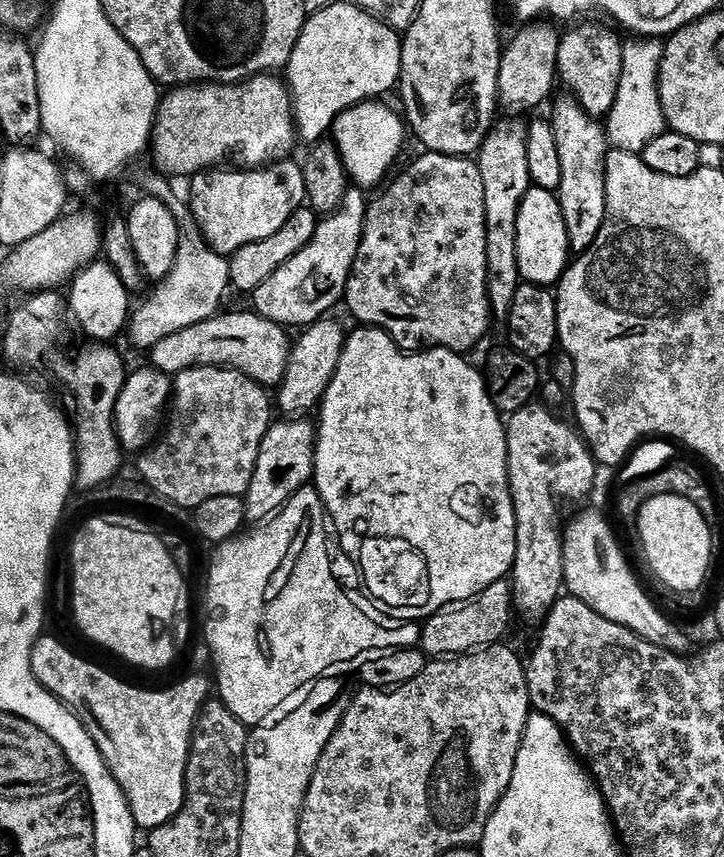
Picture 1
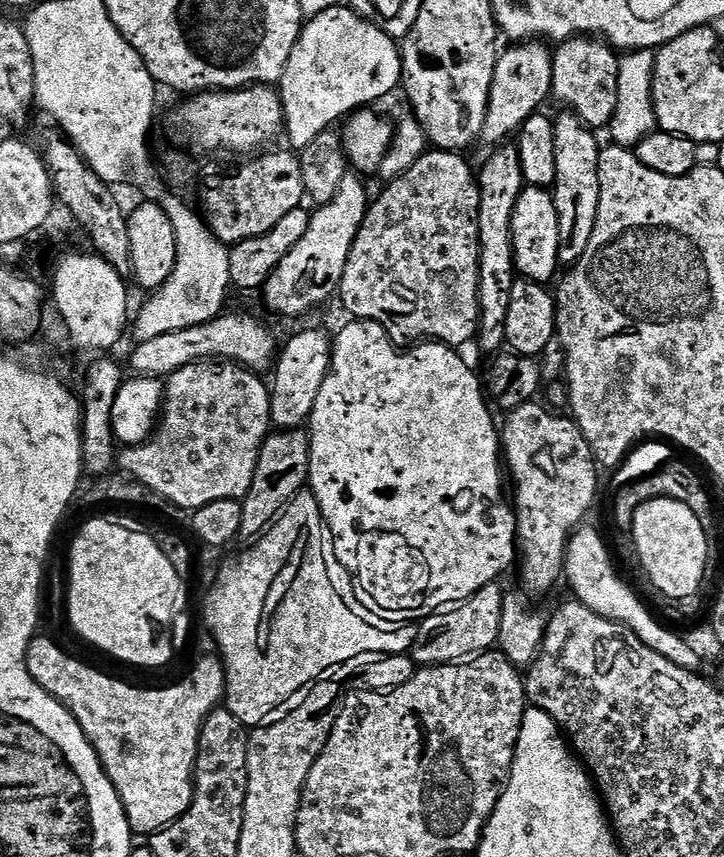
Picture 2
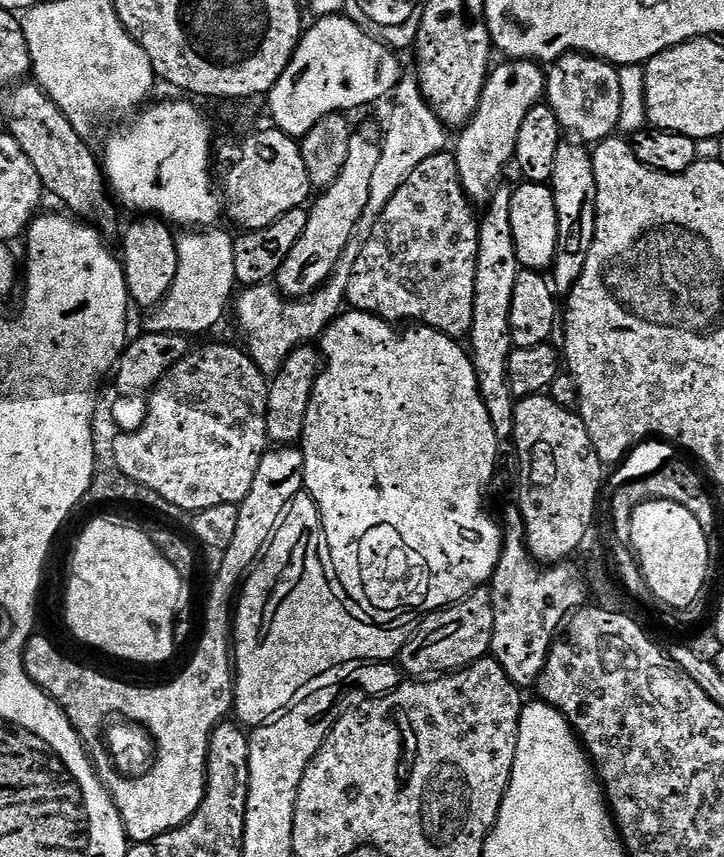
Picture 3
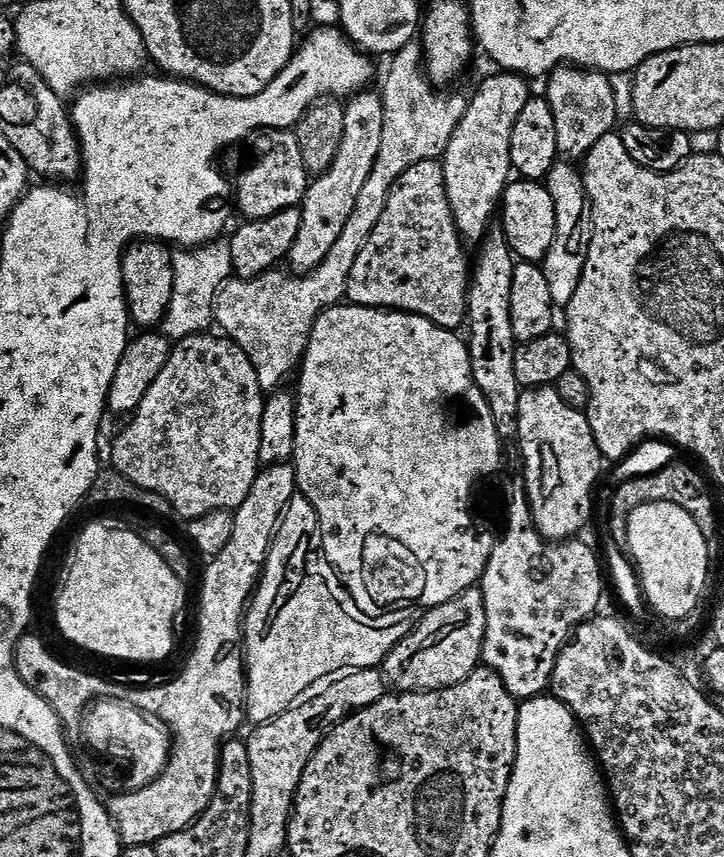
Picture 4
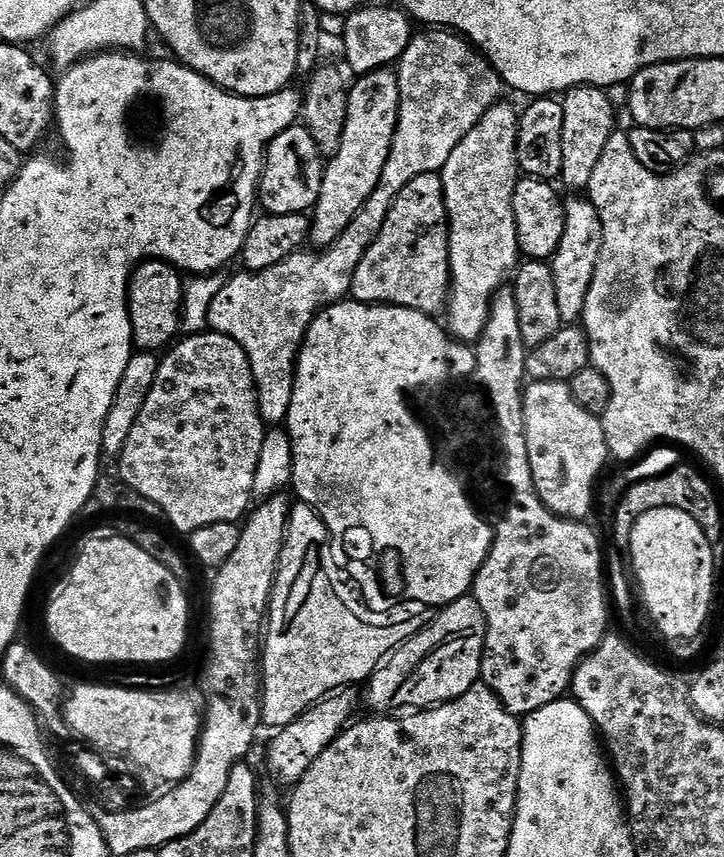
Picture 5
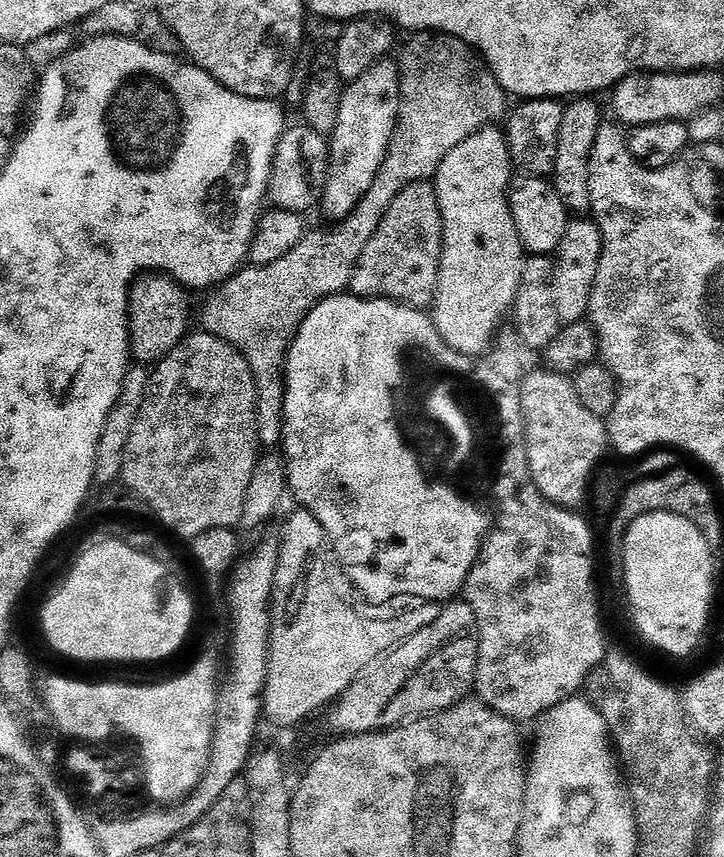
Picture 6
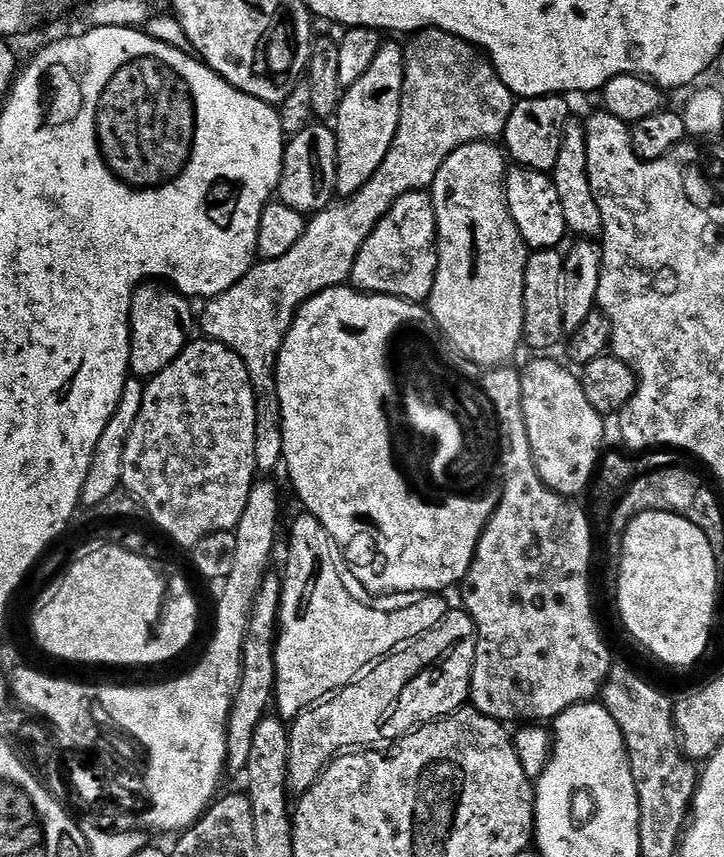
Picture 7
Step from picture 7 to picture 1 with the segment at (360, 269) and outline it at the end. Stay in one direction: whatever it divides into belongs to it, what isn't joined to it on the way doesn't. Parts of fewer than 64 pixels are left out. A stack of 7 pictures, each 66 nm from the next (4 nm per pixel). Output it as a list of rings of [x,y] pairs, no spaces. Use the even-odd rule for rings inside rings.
[[[425,151],[424,156],[420,156],[392,185],[389,183],[387,187],[383,189],[384,193],[377,198],[376,201],[367,205],[364,214],[364,229],[360,234],[360,245],[358,246],[358,254],[354,258],[354,266],[352,267],[352,273],[348,279],[348,285],[344,291],[344,300],[348,308],[353,312],[354,315],[360,319],[359,323],[364,326],[371,326],[374,328],[380,328],[382,331],[388,333],[392,337],[392,341],[400,347],[401,350],[420,350],[427,346],[429,349],[434,348],[445,348],[451,352],[458,352],[461,354],[468,354],[468,351],[483,338],[488,332],[488,327],[494,323],[494,317],[492,314],[492,308],[488,304],[488,263],[486,262],[486,189],[482,187],[482,174],[480,173],[480,165],[475,159],[465,158],[462,156],[443,156],[437,152]]]

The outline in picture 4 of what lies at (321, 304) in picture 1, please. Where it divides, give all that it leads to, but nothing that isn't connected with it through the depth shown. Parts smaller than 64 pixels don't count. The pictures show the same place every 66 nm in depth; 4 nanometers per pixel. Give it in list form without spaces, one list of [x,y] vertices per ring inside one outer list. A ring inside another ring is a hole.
[[[365,90],[347,101],[346,130],[342,134],[342,150],[338,150],[338,158],[334,158],[334,166],[323,176],[317,176],[308,185],[308,193],[302,201],[302,230],[290,250],[287,263],[292,264],[291,271],[296,274],[307,274],[317,268],[334,250],[334,242],[342,238],[342,230],[346,230],[346,222],[350,222],[350,214],[354,214],[354,206],[366,186],[366,180],[378,162],[378,154],[382,150],[382,132],[384,130],[384,97],[379,91]]]

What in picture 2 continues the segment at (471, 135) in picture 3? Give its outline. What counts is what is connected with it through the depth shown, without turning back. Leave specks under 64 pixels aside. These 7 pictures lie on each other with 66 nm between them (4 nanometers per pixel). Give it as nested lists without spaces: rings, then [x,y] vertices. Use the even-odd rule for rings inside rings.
[[[539,39],[527,42],[516,42],[499,53],[496,58],[496,69],[490,86],[488,113],[484,129],[480,131],[483,143],[500,146],[508,135],[519,133],[526,118],[539,113],[544,99],[552,96],[552,53],[553,49]]]

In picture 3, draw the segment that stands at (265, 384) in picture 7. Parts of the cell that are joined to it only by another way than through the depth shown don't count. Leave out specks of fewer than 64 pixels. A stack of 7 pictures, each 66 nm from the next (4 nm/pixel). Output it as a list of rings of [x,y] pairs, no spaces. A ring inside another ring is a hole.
[[[405,75],[396,86],[390,97],[392,109],[388,112],[388,129],[385,127],[380,141],[380,157],[374,170],[374,178],[370,181],[370,196],[366,202],[364,213],[356,224],[356,231],[367,234],[372,231],[374,222],[382,214],[386,202],[394,198],[394,194],[414,174],[414,166],[426,162],[434,154],[445,151],[449,133],[444,123],[434,114],[434,110],[424,101],[420,92],[420,81],[415,75]],[[354,238],[350,241],[348,249],[338,262],[336,273],[328,279],[324,287],[313,292],[311,296],[285,298],[279,288],[266,283],[245,287],[235,297],[236,324],[244,335],[243,343],[246,345],[248,357],[258,366],[261,376],[265,378],[275,376],[276,371],[283,368],[290,353],[296,348],[311,345],[313,341],[323,336],[325,328],[341,315],[346,304],[352,267],[360,253],[360,245],[359,239]]]

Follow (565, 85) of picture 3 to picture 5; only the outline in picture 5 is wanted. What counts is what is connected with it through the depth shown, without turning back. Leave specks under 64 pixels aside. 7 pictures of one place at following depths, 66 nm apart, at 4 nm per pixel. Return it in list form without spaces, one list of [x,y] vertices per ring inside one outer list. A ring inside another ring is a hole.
[[[581,86],[563,93],[562,103],[562,170],[559,179],[568,188],[587,189],[590,174],[602,156],[602,150],[613,132],[617,131],[616,108],[607,91],[602,88]]]

